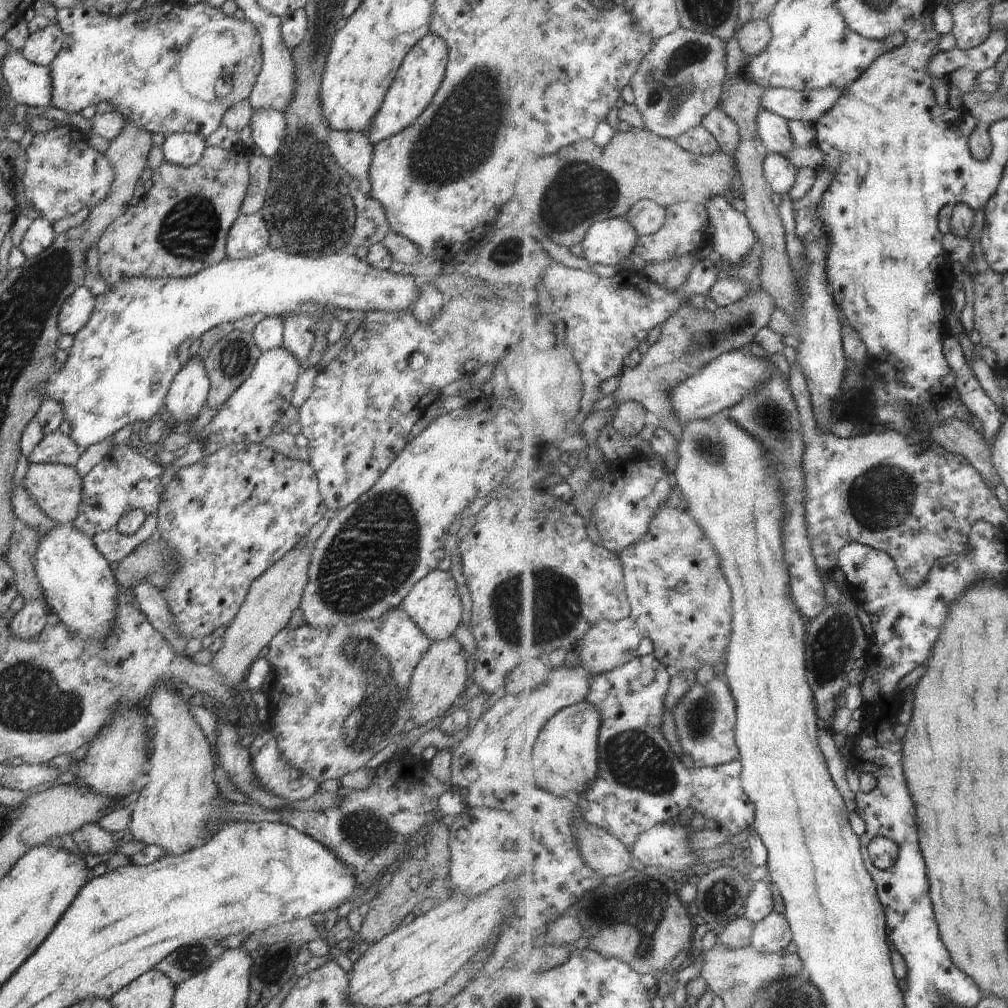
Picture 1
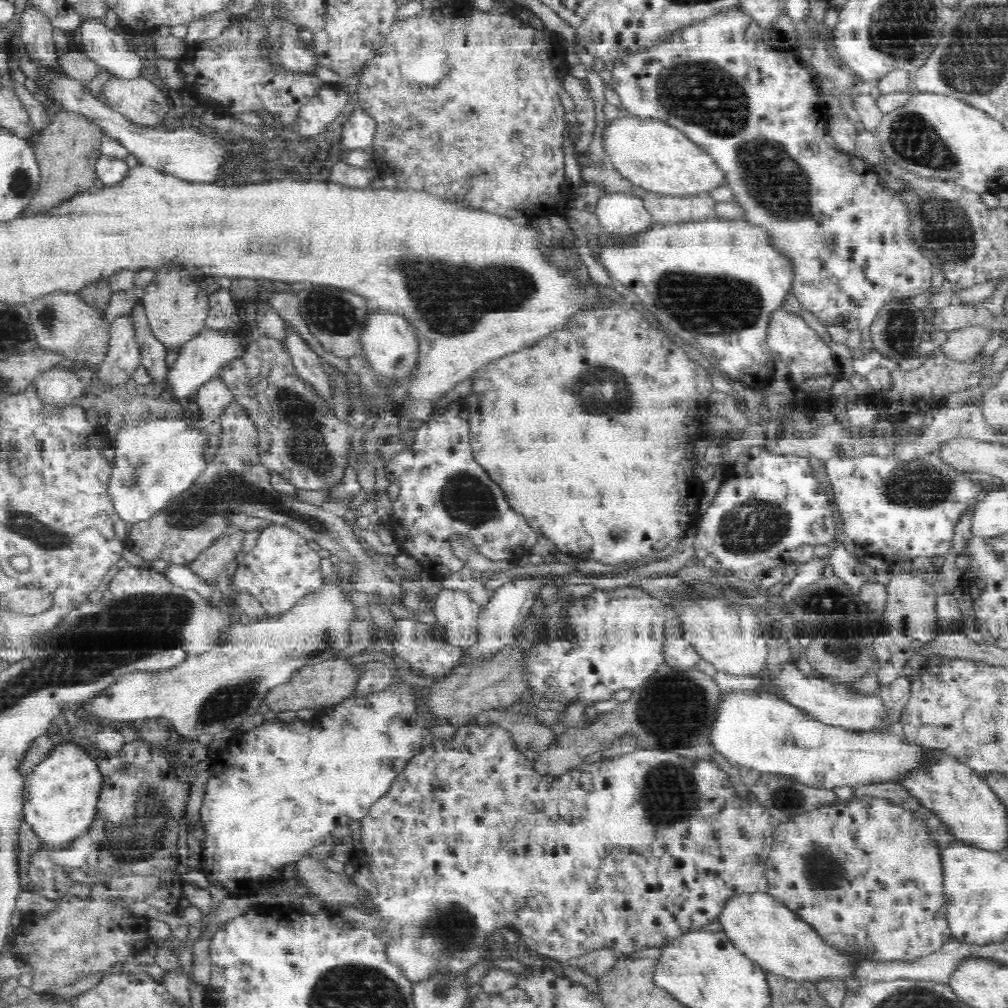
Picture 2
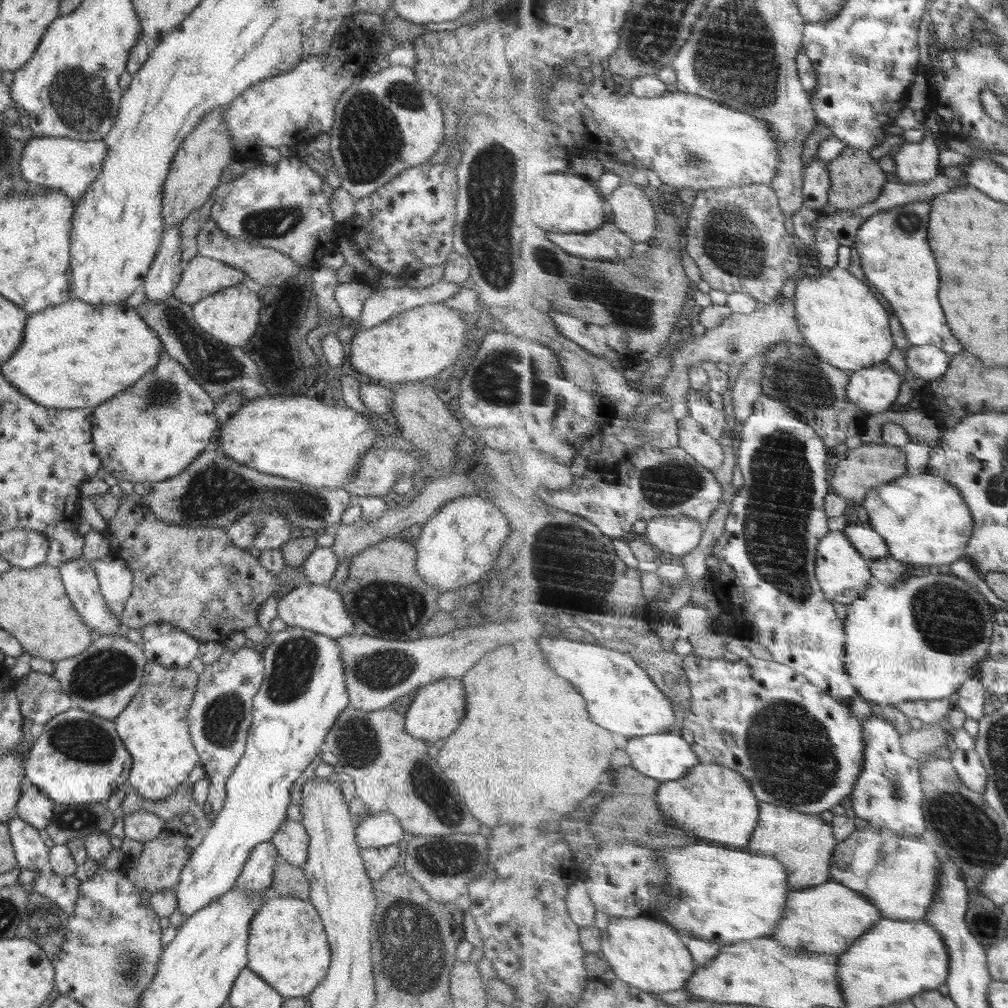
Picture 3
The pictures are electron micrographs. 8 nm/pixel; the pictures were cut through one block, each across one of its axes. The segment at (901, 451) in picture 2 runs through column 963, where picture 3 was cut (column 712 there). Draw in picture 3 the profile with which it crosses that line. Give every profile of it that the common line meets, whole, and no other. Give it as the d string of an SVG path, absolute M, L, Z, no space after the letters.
M692 390L688 402L691 415L702 423L705 431L719 441L724 436L726 415L724 410L715 408L707 393Z

